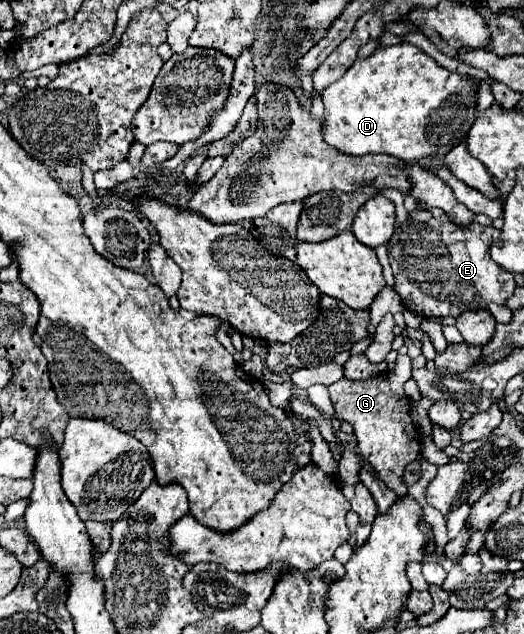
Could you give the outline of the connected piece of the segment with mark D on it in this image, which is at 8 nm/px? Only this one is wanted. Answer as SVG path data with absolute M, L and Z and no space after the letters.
M400 43L394 47L380 47L368 59L356 59L354 65L344 73L342 79L332 83L324 93L324 123L322 139L346 155L366 155L366 153L386 153L406 163L416 163L422 157L446 157L450 149L462 143L476 119L474 105L462 105L454 99L458 93L474 93L474 85L468 77L450 73L440 67L430 55L420 51L410 43Z

